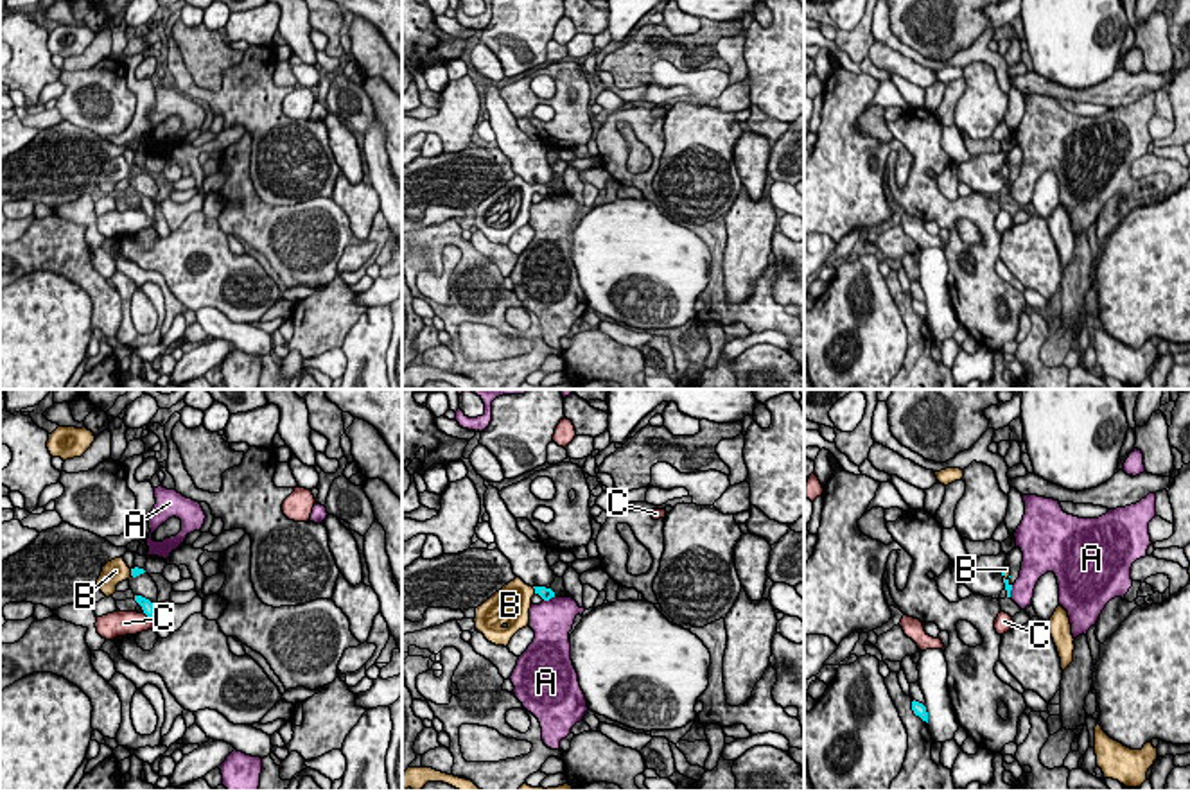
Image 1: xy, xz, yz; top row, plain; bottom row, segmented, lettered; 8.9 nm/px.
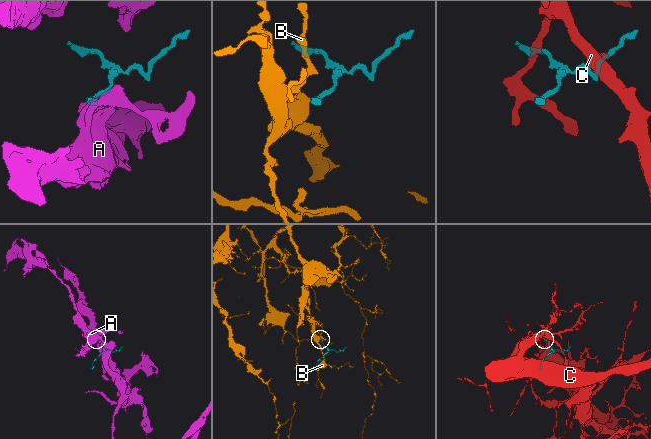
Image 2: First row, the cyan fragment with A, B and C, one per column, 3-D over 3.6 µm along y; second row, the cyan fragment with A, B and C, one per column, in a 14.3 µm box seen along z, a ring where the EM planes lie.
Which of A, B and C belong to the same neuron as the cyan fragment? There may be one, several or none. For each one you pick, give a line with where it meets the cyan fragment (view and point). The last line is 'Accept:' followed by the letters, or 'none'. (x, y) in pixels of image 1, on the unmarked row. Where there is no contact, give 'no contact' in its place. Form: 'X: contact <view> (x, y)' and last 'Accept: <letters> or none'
B: contact xz (535, 189)
Accept: B

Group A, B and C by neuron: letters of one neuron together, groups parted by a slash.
A / B / C

